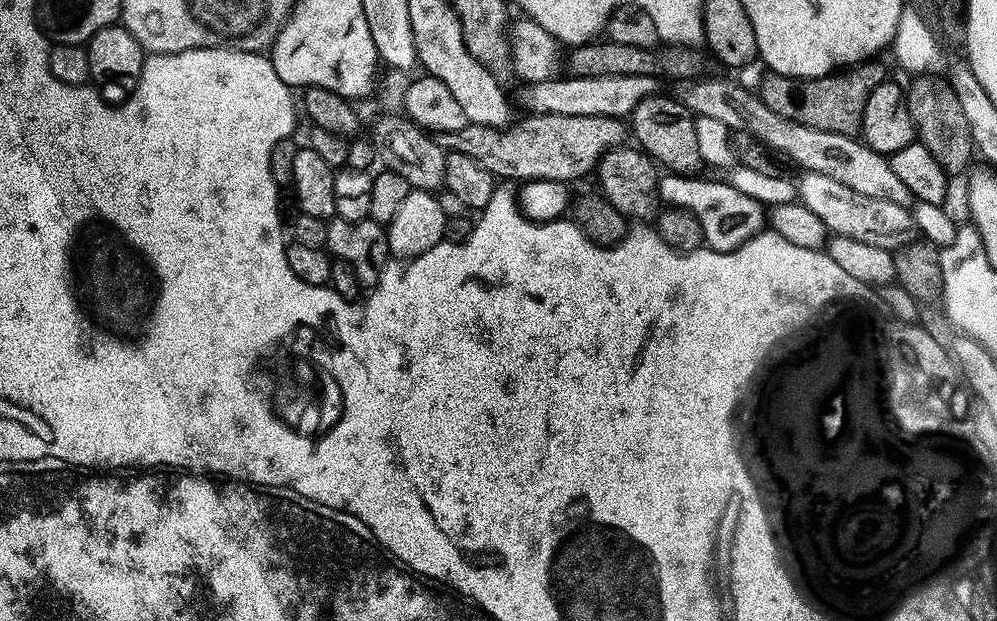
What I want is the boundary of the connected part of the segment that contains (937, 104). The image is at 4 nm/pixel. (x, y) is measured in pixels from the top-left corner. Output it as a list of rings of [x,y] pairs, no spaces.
[[[920,74],[912,85],[907,85],[906,95],[910,118],[914,122],[916,140],[934,154],[938,166],[949,174],[960,172],[974,157],[974,145],[971,138],[970,123],[966,122],[965,111],[958,102],[958,95],[947,79],[936,74]]]

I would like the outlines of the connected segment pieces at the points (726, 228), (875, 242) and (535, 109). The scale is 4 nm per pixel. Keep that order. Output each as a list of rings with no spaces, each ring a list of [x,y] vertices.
[[[664,174],[659,177],[659,197],[665,205],[684,208],[702,226],[704,244],[714,252],[733,252],[766,228],[766,208],[754,198],[734,190],[723,179],[699,180],[696,174]]]
[[[805,171],[801,176],[804,177],[798,180],[799,203],[814,210],[814,214],[822,218],[829,233],[858,238],[870,246],[882,246],[889,250],[899,250],[913,239],[914,221],[911,211],[905,205],[858,194],[858,190],[850,190],[850,186],[842,186],[842,182],[826,178],[826,174]]]
[[[622,74],[621,76],[573,76],[528,84],[520,92],[520,100],[528,107],[529,113],[550,115],[596,115],[619,118],[631,117],[634,106],[642,98],[657,95],[657,77],[642,74]]]

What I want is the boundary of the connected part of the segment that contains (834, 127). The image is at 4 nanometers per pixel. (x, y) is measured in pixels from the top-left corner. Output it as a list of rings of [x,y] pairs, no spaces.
[[[876,58],[865,60],[809,80],[799,80],[793,76],[768,72],[760,80],[758,95],[762,98],[762,102],[766,102],[766,106],[770,106],[770,110],[774,110],[774,114],[782,114],[782,118],[786,118],[790,122],[798,122],[802,126],[810,126],[814,130],[830,130],[830,134],[856,136],[862,126],[862,114],[866,114],[866,102],[870,99],[870,94],[874,94],[874,86],[878,86],[886,79],[886,72],[878,61],[879,59]]]

